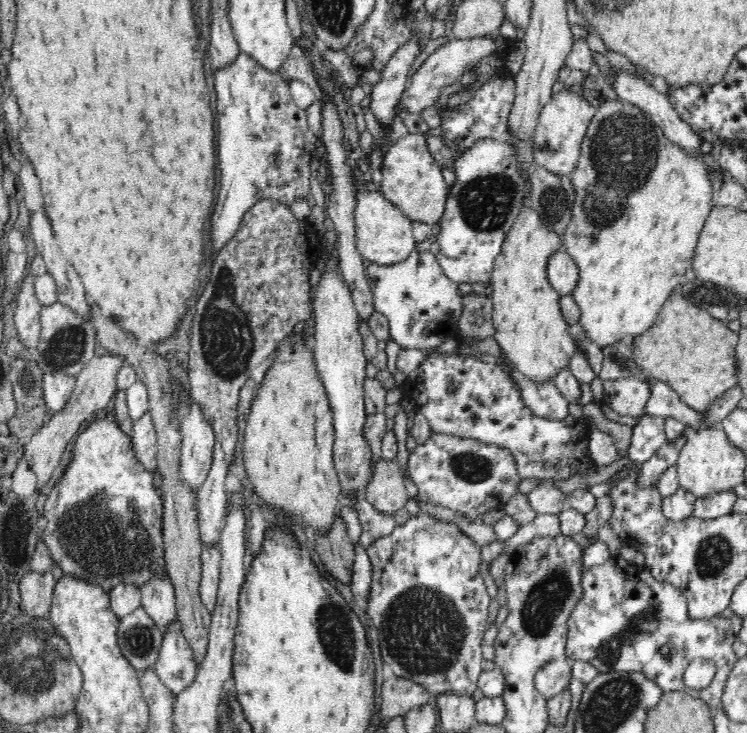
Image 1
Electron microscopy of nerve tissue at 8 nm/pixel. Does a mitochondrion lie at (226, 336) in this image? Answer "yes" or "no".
yes

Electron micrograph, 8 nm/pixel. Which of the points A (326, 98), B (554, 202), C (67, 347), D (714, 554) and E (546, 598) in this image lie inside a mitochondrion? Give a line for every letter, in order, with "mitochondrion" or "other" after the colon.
A: other
B: mitochondrion
C: mitochondrion
D: mitochondrion
E: mitochondrion

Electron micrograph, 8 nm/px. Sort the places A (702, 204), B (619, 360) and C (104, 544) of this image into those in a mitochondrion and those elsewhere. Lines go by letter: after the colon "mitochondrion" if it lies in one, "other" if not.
A: other
B: mitochondrion
C: mitochondrion

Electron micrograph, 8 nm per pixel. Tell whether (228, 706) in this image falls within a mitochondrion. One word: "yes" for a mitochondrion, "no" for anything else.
no

